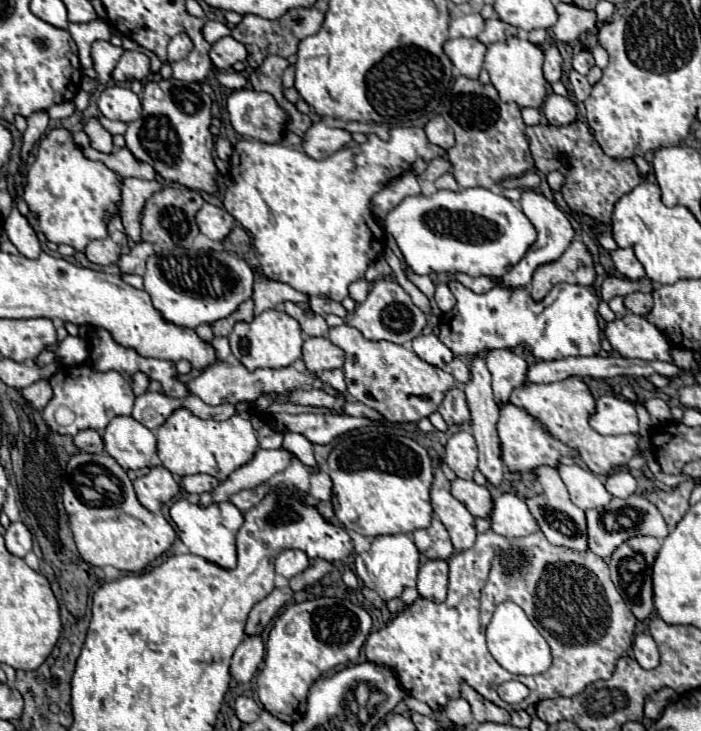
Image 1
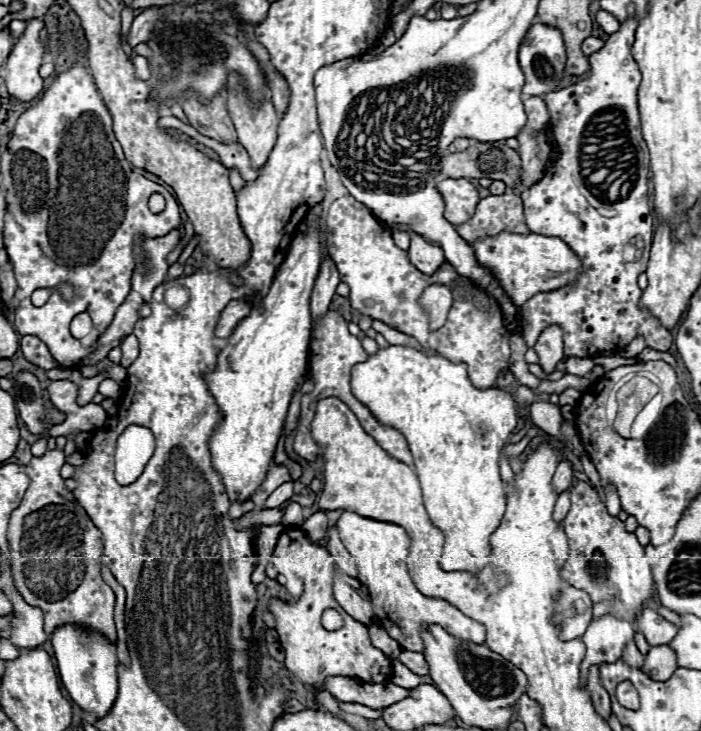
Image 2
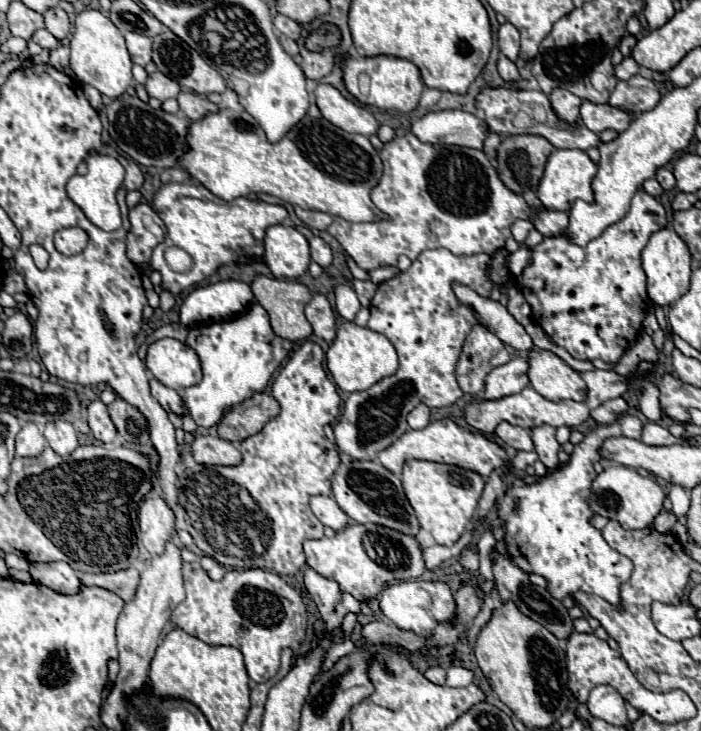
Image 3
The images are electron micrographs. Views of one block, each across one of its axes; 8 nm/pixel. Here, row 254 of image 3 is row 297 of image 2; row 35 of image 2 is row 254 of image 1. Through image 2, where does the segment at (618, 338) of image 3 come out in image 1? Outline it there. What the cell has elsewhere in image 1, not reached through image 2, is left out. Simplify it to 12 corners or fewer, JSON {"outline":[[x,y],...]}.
{"outline":[[630,248],[612,252],[618,272],[630,280],[646,276]]}

